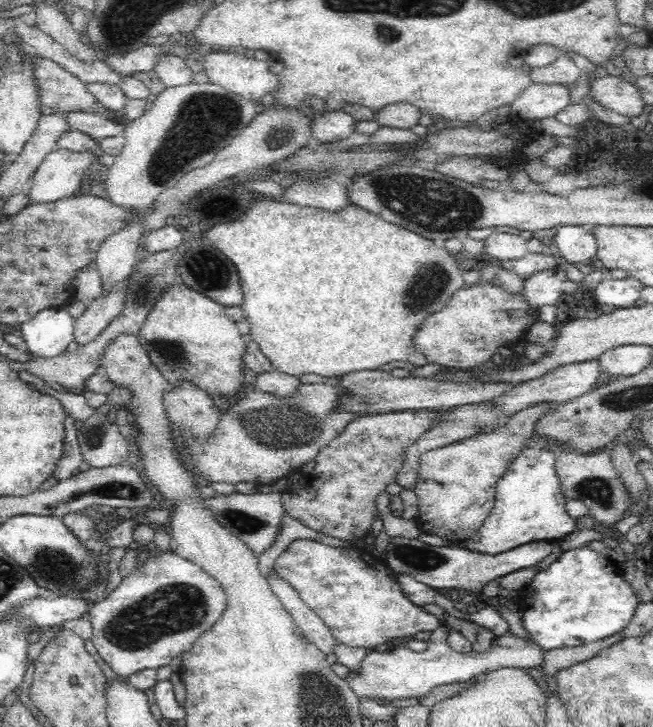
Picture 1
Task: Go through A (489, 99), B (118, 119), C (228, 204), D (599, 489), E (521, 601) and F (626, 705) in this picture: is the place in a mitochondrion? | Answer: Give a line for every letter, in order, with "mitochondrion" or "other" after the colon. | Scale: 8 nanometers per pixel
A: other
B: other
C: other
D: mitochondrion
E: other
F: other

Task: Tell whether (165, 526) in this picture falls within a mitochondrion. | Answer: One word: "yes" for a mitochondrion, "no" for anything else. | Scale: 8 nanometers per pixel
no

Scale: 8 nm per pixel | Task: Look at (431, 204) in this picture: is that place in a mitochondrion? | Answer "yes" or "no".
yes

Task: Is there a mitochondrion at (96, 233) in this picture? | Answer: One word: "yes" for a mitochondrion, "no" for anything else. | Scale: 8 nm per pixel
no

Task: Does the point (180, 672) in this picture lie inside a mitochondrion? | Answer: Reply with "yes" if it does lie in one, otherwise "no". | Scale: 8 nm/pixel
no

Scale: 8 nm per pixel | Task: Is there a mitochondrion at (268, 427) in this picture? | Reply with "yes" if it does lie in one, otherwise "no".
yes

